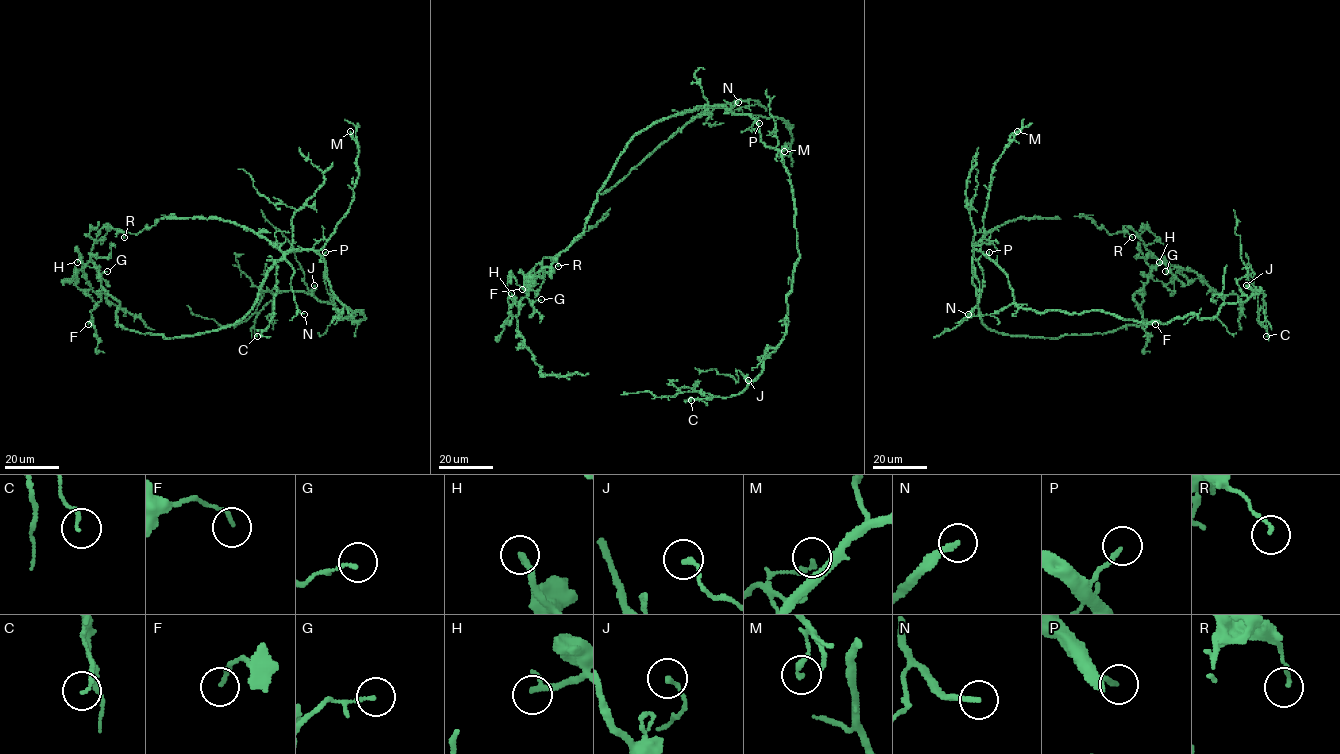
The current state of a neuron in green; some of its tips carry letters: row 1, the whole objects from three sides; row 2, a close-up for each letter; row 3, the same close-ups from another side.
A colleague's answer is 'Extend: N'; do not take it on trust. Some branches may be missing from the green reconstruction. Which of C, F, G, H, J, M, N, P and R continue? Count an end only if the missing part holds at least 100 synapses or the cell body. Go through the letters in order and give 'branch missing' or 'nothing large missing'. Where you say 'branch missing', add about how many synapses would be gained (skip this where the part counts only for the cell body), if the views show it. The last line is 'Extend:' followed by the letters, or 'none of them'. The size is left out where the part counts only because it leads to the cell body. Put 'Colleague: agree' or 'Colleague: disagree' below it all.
C: nothing large missing
F: nothing large missing
G: nothing large missing
H: nothing large missing
J: nothing large missing
M: nothing large missing
N: branch missing
P: nothing large missing
R: nothing large missing
Extend: N
Colleague: agree

